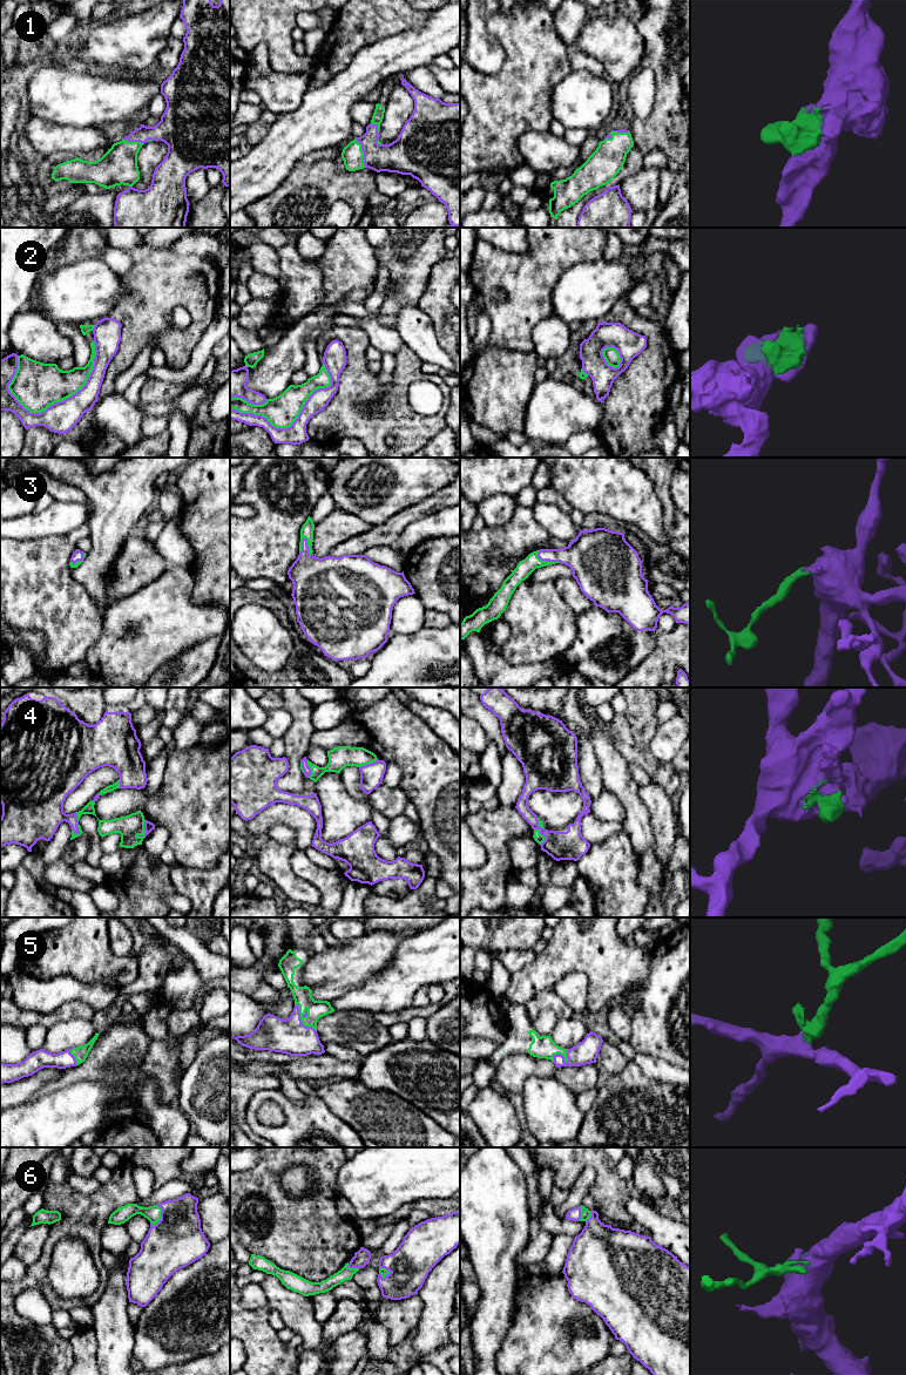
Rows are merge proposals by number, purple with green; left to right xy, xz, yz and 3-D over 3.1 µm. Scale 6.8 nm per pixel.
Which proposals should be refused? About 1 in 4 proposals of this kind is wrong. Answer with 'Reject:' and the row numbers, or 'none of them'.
Reject: 2

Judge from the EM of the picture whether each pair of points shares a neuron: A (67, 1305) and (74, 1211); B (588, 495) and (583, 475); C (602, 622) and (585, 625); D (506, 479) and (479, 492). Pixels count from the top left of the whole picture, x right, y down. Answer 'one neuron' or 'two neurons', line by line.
A: one neuron
B: one neuron
C: one neuron
D: one neuron

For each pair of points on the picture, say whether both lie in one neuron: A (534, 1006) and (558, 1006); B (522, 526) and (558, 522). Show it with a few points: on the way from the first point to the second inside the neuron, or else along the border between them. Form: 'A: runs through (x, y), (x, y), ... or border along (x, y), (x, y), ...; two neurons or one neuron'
A: runs through (540, 1004), (552, 1004); one neuron
B: border along (533, 506), (535, 520), (550, 536); two neurons

